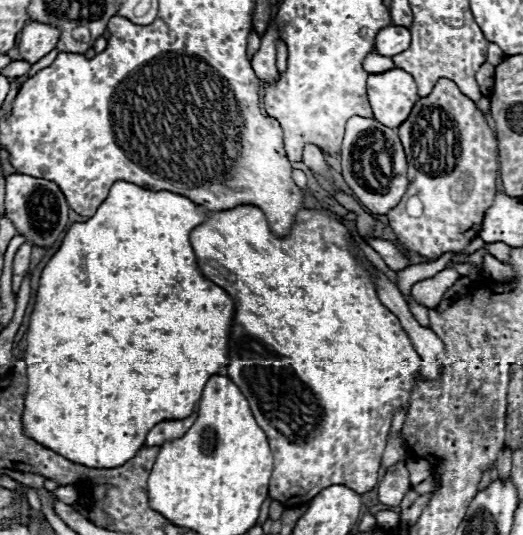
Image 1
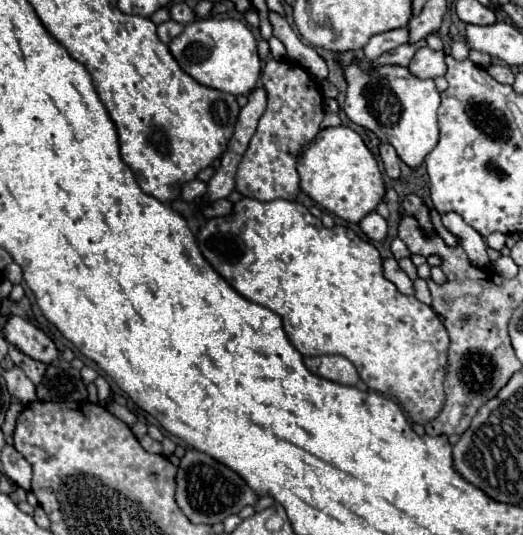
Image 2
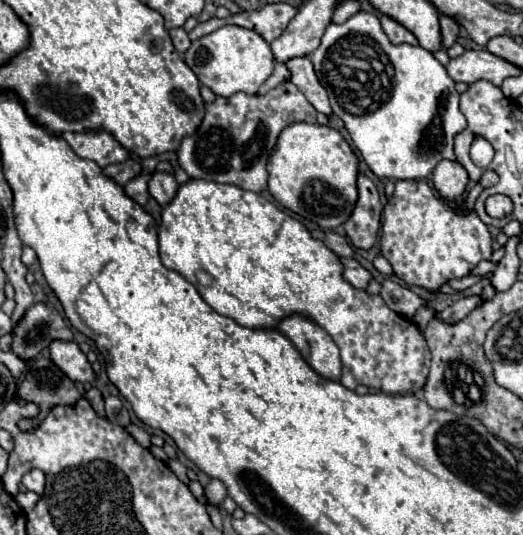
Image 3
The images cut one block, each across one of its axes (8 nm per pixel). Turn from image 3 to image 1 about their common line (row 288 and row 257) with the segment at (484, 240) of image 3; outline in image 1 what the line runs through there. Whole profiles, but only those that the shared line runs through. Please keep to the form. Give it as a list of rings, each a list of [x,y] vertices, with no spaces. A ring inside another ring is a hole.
[[[442,78],[436,82],[434,90],[426,98],[420,98],[416,102],[408,120],[398,126],[398,136],[404,144],[410,180],[400,204],[386,214],[390,228],[398,236],[398,244],[410,254],[420,254],[428,260],[436,260],[446,252],[458,252],[466,248],[468,242],[478,236],[482,228],[482,218],[492,206],[496,194],[498,146],[496,136],[488,126],[484,114],[468,96],[458,90],[452,80]]]

